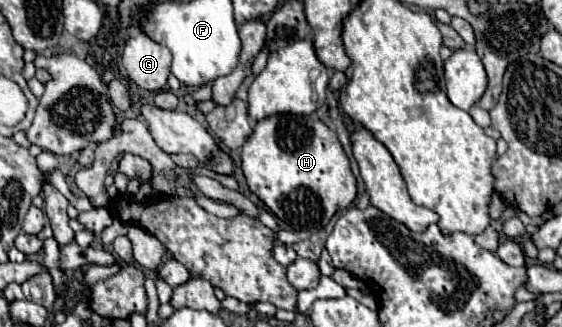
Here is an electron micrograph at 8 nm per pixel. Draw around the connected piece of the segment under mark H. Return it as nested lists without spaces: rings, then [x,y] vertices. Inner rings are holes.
[[[275,114],[259,120],[241,148],[241,168],[249,190],[289,228],[315,232],[315,208],[335,214],[351,206],[357,182],[335,132],[321,120]]]

